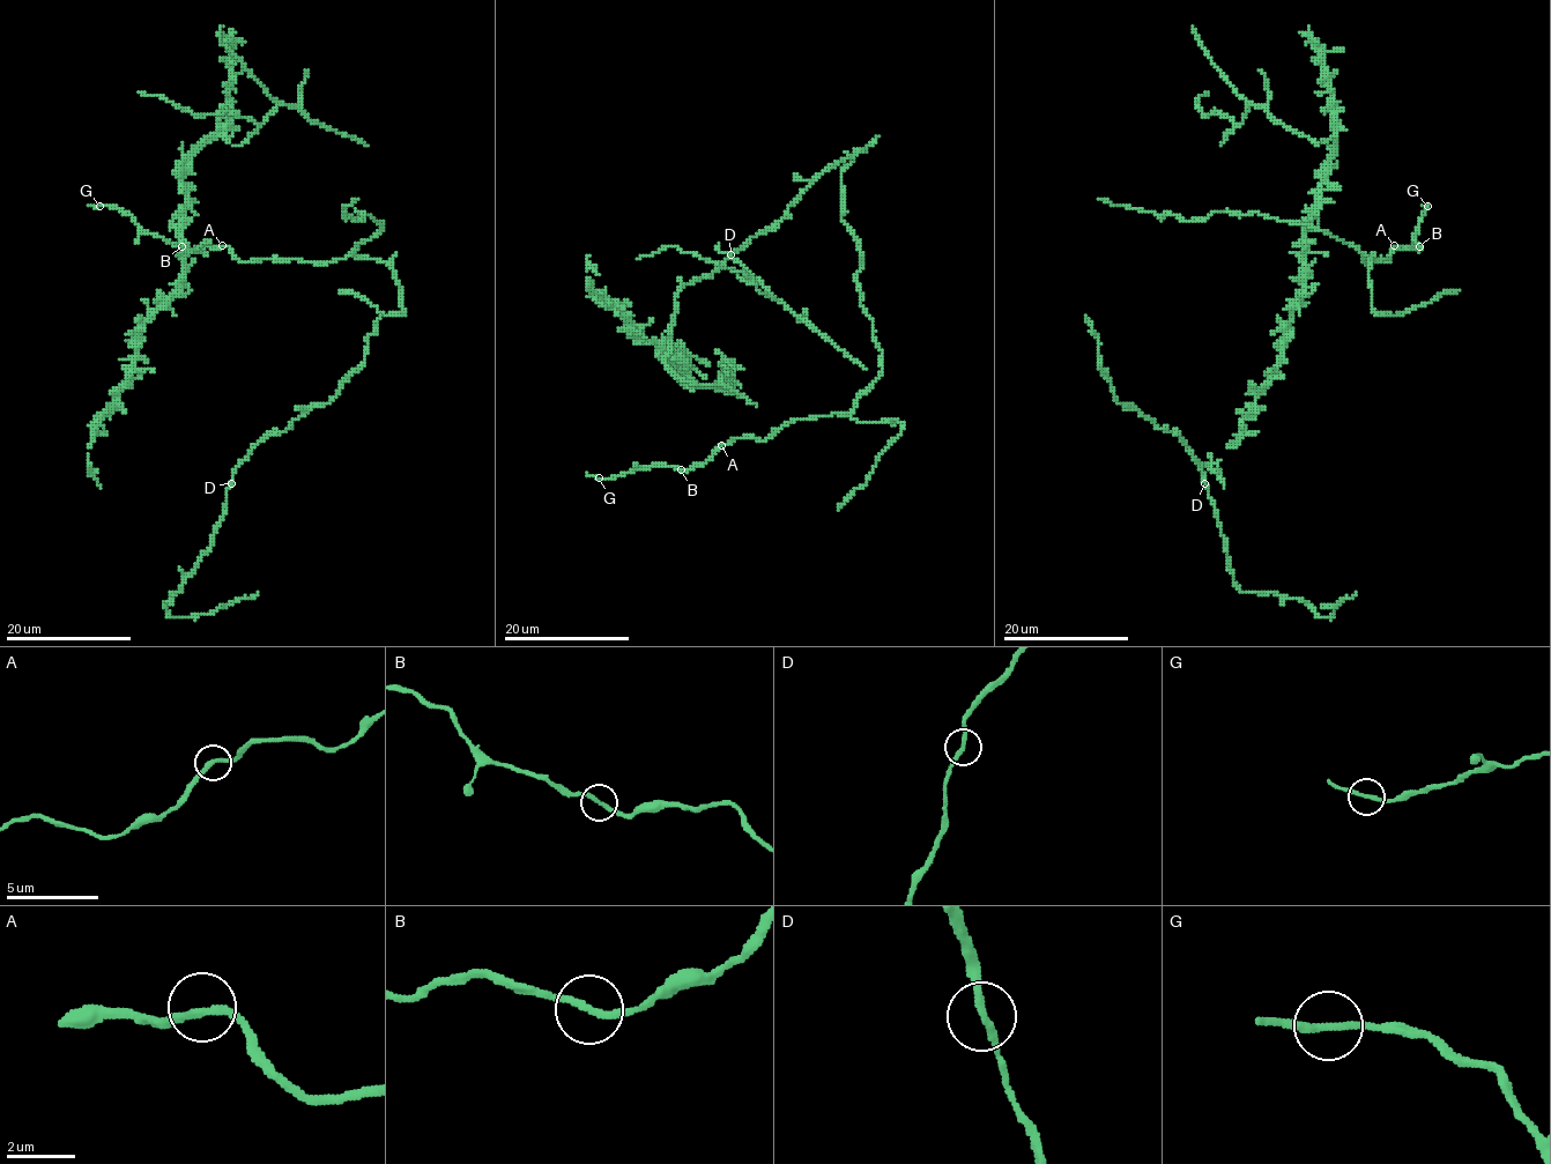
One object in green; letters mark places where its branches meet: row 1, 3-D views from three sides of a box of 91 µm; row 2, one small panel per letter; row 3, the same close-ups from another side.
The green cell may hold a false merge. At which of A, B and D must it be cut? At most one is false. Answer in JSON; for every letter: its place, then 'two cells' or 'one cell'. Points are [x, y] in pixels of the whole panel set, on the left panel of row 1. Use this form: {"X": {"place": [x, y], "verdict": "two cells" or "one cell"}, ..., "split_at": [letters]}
{"A": {"place": [222, 245], "verdict": "one cell"}, "B": {"place": [182, 246], "verdict": "one cell"}, "D": {"place": [231, 483], "verdict": "one cell"}, "split_at": []}

